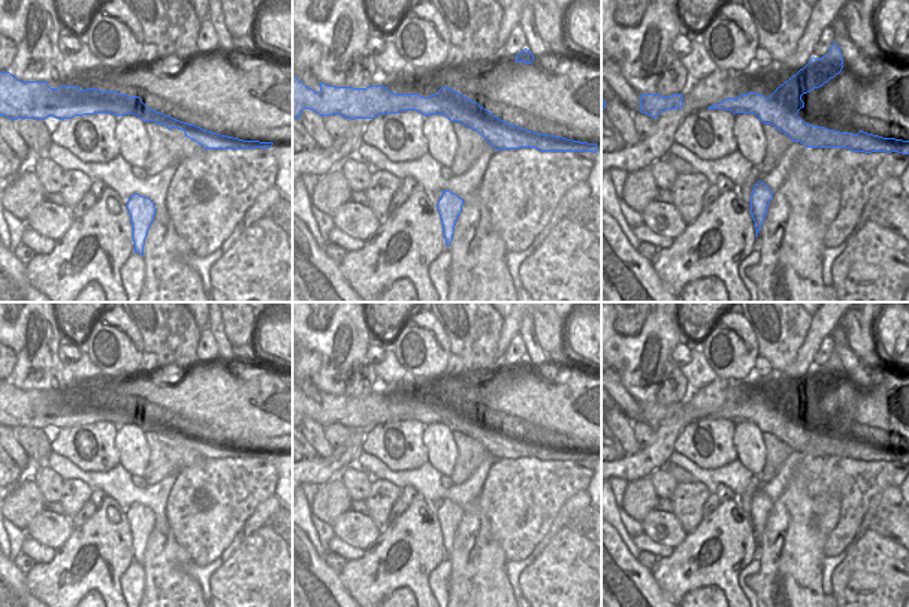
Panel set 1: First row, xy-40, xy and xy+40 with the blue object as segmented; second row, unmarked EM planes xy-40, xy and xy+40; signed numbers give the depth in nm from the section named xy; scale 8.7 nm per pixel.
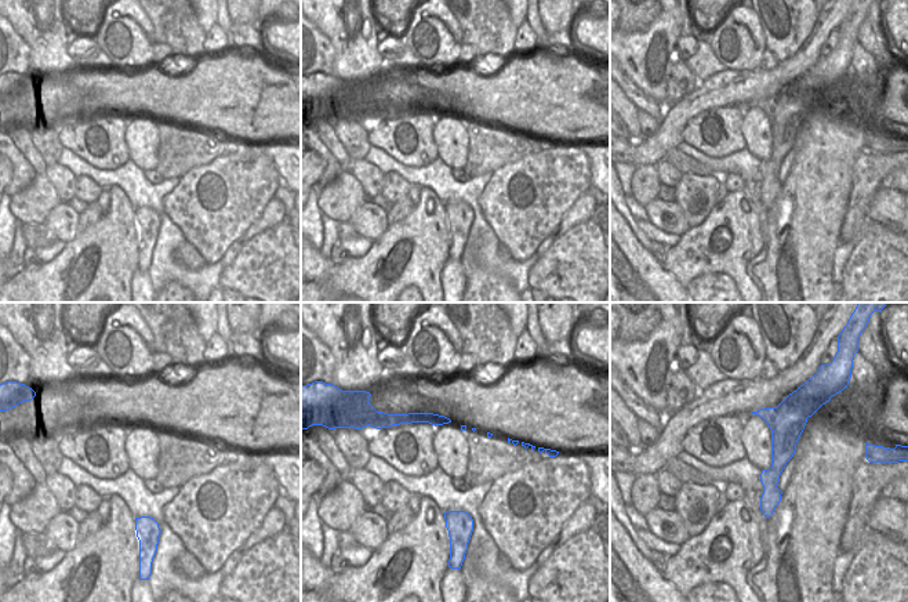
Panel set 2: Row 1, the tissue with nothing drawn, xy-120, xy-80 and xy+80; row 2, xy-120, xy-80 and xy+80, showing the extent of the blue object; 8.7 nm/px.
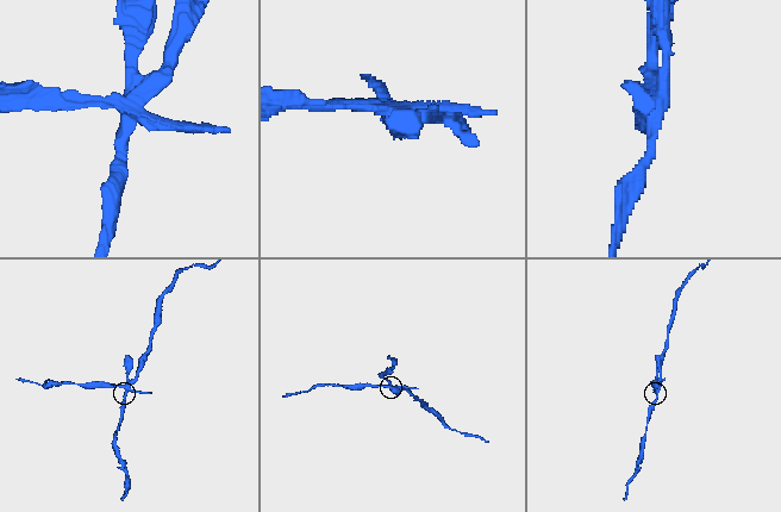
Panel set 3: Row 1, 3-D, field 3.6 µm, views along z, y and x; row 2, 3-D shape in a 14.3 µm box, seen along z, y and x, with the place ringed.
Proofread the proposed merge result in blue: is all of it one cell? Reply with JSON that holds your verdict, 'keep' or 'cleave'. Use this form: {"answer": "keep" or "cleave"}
{"answer": "cleave"}

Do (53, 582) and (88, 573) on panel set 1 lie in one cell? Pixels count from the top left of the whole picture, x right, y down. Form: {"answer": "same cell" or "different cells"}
{"answer": "same cell"}

